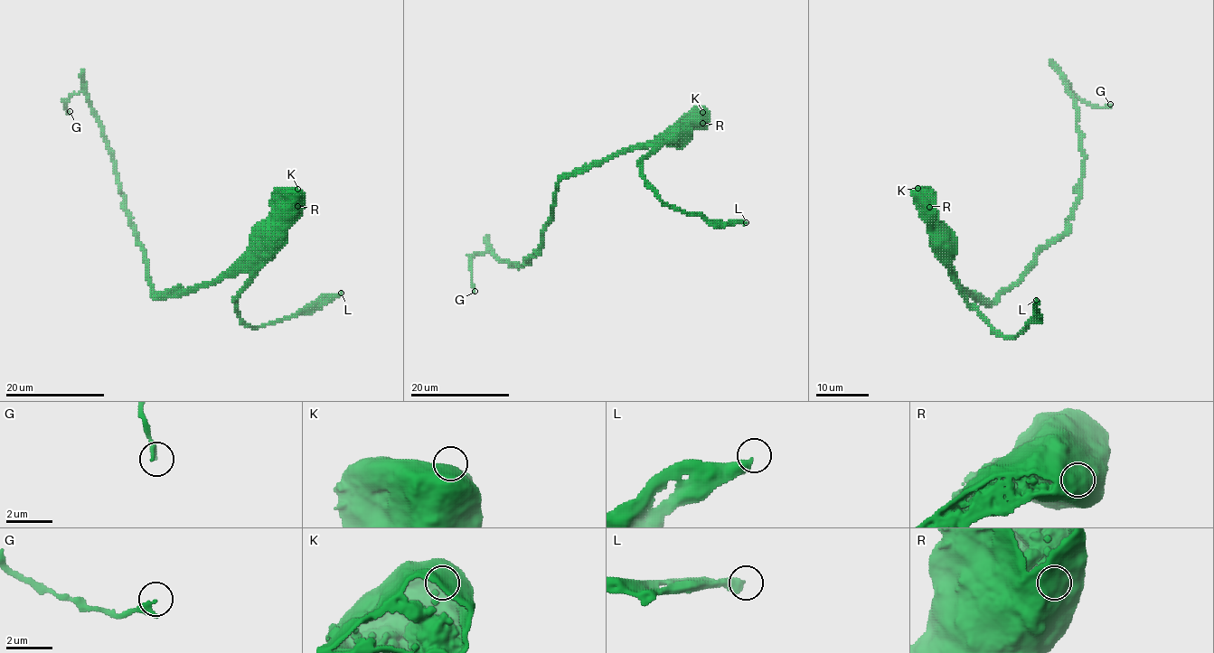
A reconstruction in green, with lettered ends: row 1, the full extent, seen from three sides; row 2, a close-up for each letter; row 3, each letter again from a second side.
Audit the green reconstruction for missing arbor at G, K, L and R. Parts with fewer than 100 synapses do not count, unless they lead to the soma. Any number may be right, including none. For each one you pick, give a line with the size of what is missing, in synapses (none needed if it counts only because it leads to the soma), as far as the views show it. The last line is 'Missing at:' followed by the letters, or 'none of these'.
Missing at: none of these

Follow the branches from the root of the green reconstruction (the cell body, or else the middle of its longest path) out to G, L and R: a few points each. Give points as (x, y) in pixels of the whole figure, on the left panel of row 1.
G: (274, 229), (211, 282), (154, 295), (113, 153), (84, 91), (66, 103), (70, 111)
L: (274, 229), (268, 236), (264, 264), (235, 299), (235, 311), (249, 326), (296, 316), (341, 293)
R: (274, 229), (280, 229), (300, 209), (301, 206), (297, 206)

